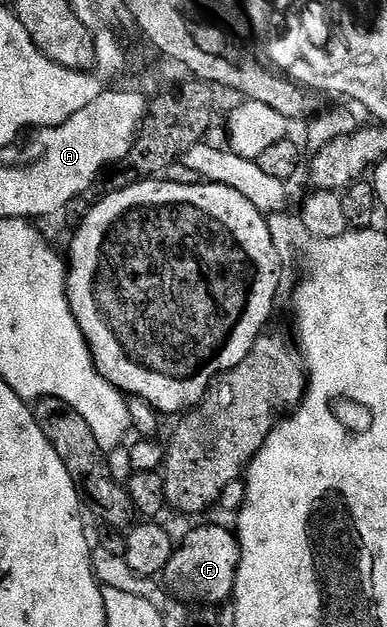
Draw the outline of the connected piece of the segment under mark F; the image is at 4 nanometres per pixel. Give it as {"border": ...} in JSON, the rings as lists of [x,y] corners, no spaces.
{"border":[[[202,525],[177,542],[166,564],[166,589],[176,600],[190,601],[186,603],[191,606],[218,607],[221,601],[229,602],[233,598],[241,558],[242,549],[231,530],[229,533],[222,525]]]}

